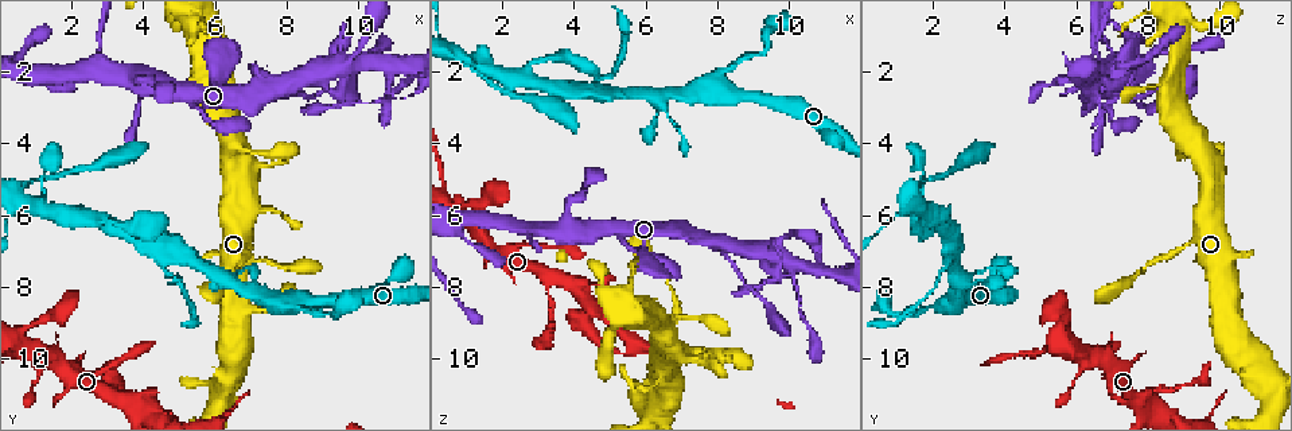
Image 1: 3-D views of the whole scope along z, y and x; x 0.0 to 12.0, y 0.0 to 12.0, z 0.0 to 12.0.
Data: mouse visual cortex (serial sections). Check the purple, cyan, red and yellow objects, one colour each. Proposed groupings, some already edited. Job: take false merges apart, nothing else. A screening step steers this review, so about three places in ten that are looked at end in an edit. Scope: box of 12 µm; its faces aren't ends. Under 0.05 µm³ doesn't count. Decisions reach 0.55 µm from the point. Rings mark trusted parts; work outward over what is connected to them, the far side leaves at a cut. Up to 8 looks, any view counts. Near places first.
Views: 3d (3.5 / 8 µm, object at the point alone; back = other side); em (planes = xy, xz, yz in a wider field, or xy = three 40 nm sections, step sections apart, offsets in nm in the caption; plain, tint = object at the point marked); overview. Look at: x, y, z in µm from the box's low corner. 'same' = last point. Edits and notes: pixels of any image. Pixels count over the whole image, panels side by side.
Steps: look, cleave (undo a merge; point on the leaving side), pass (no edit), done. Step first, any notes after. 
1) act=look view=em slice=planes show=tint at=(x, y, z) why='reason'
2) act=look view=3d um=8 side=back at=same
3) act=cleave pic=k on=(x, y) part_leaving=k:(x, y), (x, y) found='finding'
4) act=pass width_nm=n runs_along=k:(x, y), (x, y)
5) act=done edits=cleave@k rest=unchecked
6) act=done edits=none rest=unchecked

act=look view=3d um=3.5 at=(8.2, 2.3, 6.9) why='branch point'

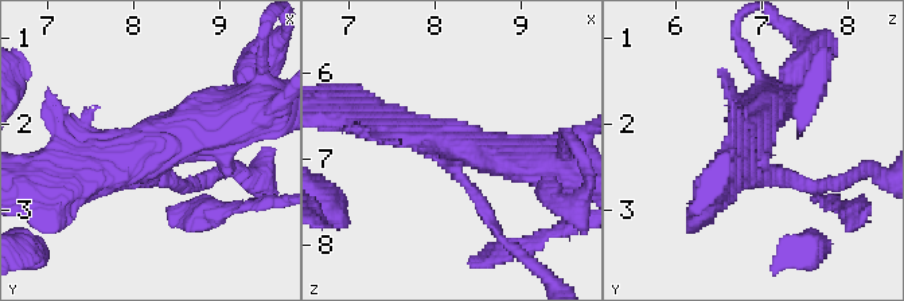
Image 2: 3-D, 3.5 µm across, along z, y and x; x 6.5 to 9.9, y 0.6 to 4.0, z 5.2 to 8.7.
act=look view=em slice=planes show=tint at=(8.30, 2.30, 6.80) arms=3 arm_widths_nm=150,400,450 why='now the EM'

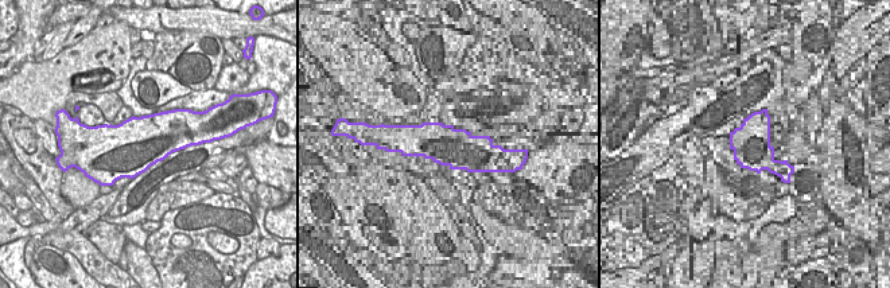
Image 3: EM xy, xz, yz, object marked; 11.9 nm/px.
act=pass width_nm=650 runs_along=2:(78, 178), (236, 116) found='one cell here'

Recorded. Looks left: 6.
act=look view=3d um=8 at=(11.3, 2.6, 7.4) why='thick turns thin'

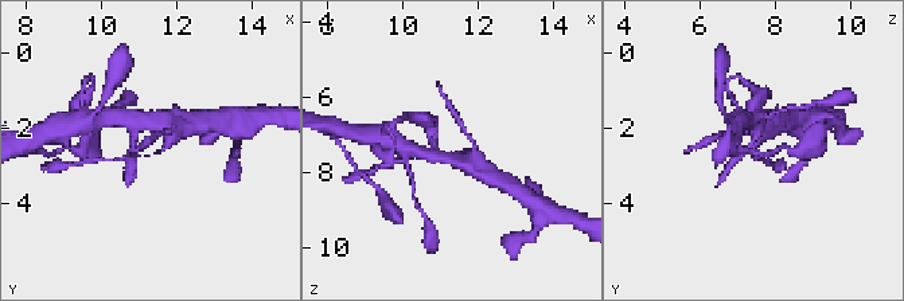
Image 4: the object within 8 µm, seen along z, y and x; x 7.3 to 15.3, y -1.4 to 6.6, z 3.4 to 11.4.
act=look view=3d um=3.5 at=same why='zoom in'

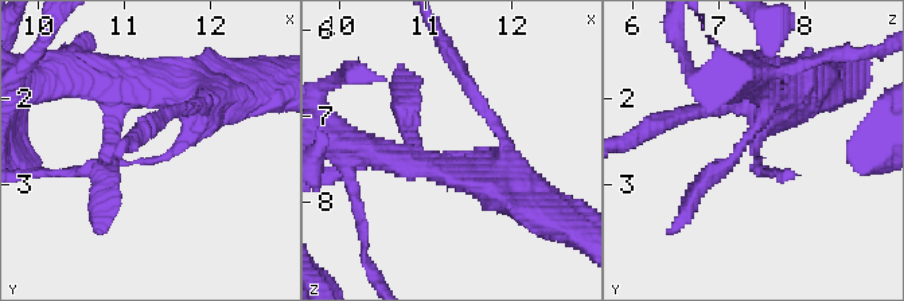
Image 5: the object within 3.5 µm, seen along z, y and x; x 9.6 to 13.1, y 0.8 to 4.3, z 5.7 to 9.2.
act=look view=em slice=xy step=5 show=tint at=(11.35, 2.65, 7.45) arm_widths_nm=150,400 why='now the EM'

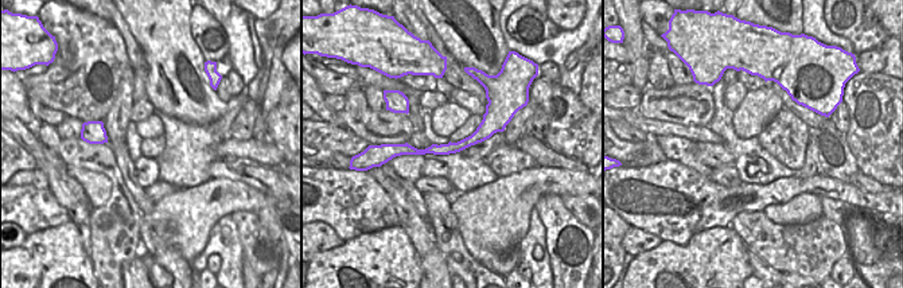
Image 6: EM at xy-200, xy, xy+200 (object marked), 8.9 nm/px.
act=pass found='all the same cell'

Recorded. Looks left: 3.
act=look view=3d um=3.5 side=back at=(4.2, 2.4, 6.5) why='sudden change in width'

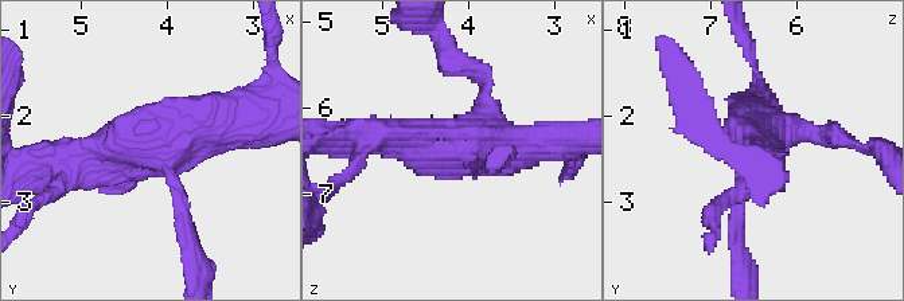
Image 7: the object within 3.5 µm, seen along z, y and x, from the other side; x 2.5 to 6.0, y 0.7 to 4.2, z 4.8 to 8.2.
act=look view=em slice=planes show=tint at=(4.15, 2.35, 6.40)

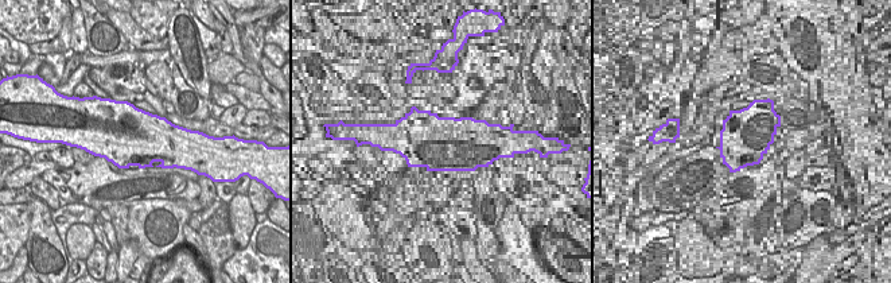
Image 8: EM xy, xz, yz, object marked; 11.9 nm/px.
act=pass arm_widths_nm=150,200,400,400 runs_along=7:(97, 160), (183, 128), (271, 124) found='one cell here'

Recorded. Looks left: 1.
act=done edits=none rest=unchecked

